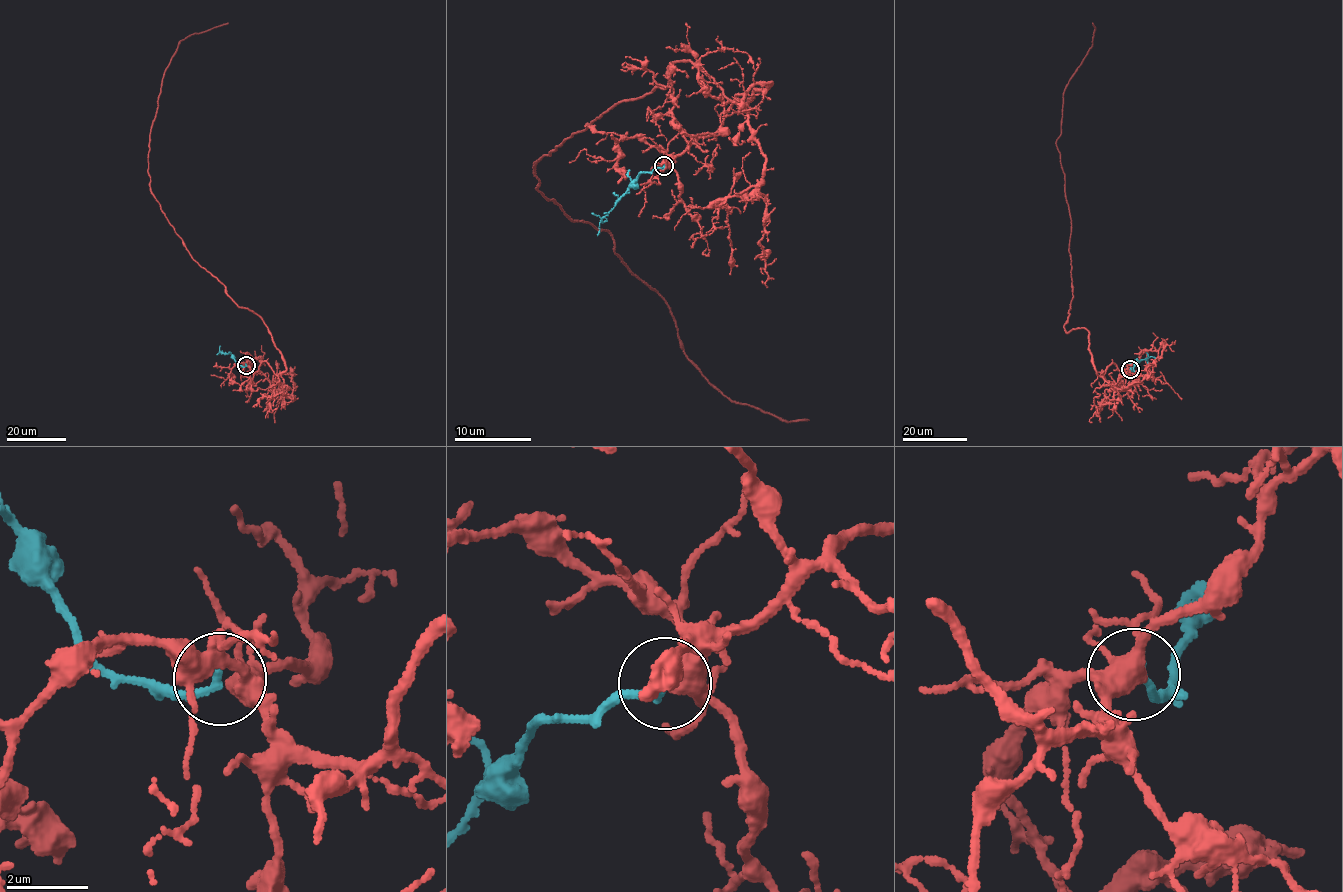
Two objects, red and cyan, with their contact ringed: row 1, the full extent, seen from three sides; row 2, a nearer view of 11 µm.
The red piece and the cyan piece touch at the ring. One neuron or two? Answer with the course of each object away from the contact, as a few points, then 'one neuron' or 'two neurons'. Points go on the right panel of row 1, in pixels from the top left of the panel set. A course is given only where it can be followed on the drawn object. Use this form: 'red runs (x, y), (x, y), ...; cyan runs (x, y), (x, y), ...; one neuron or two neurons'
red runs (1130, 368), (1098, 375), (1089, 332), (1064, 327), (1071, 220), (1056, 144), (1092, 22); cyan runs (1130, 369), (1133, 371), (1134, 361), (1154, 358); one neuron

